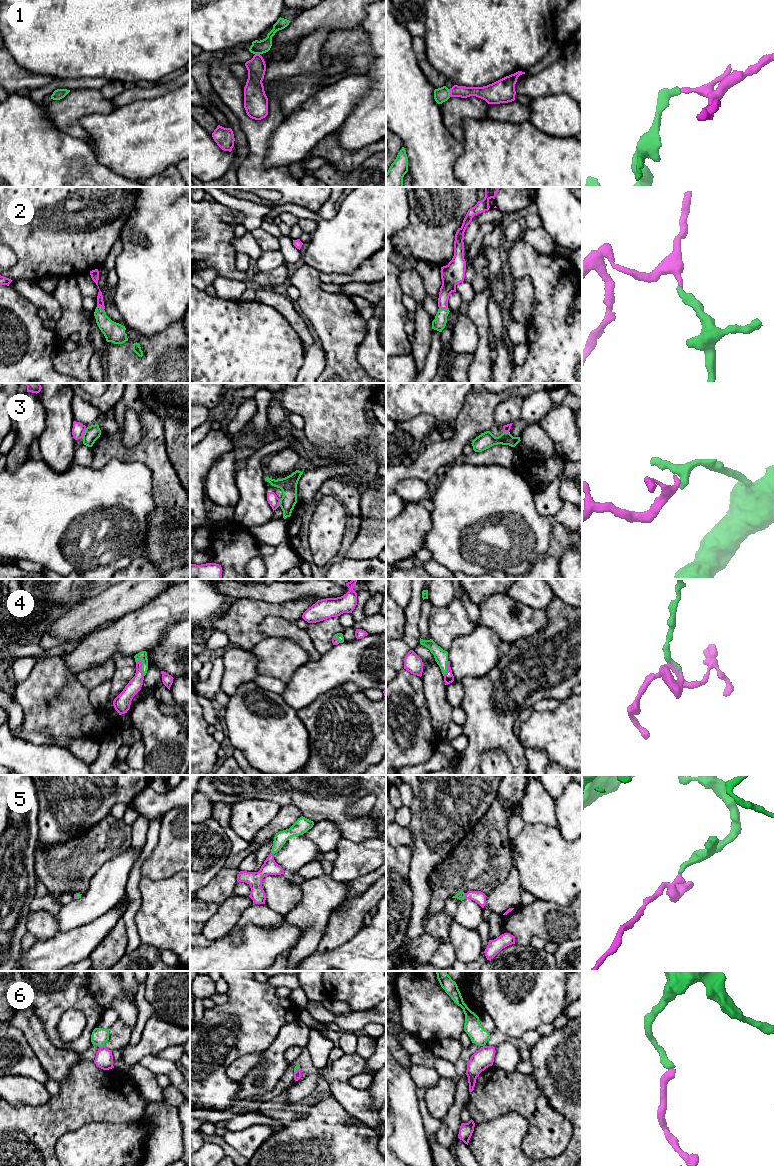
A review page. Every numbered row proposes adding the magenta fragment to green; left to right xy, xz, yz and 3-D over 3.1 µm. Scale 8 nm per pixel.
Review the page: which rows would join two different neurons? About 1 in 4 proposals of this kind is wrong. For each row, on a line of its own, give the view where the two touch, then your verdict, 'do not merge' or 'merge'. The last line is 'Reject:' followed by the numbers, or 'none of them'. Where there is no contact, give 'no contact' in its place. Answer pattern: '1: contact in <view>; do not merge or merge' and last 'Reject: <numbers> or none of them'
1: contact in yz; merge
2: contact in yz; merge
3: contact in xy; merge
4: contact in xy; merge
5: contact in yz; merge
6: contact in xy; do not merge
Reject: 6

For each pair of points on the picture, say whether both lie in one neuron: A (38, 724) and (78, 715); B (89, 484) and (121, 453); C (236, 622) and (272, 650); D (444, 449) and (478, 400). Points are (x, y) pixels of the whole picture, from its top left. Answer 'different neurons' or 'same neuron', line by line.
A: same neuron
B: different neurons
C: different neurons
D: same neuron

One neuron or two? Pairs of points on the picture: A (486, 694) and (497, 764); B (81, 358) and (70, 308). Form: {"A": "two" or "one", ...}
{"A": "two", "B": "one"}

